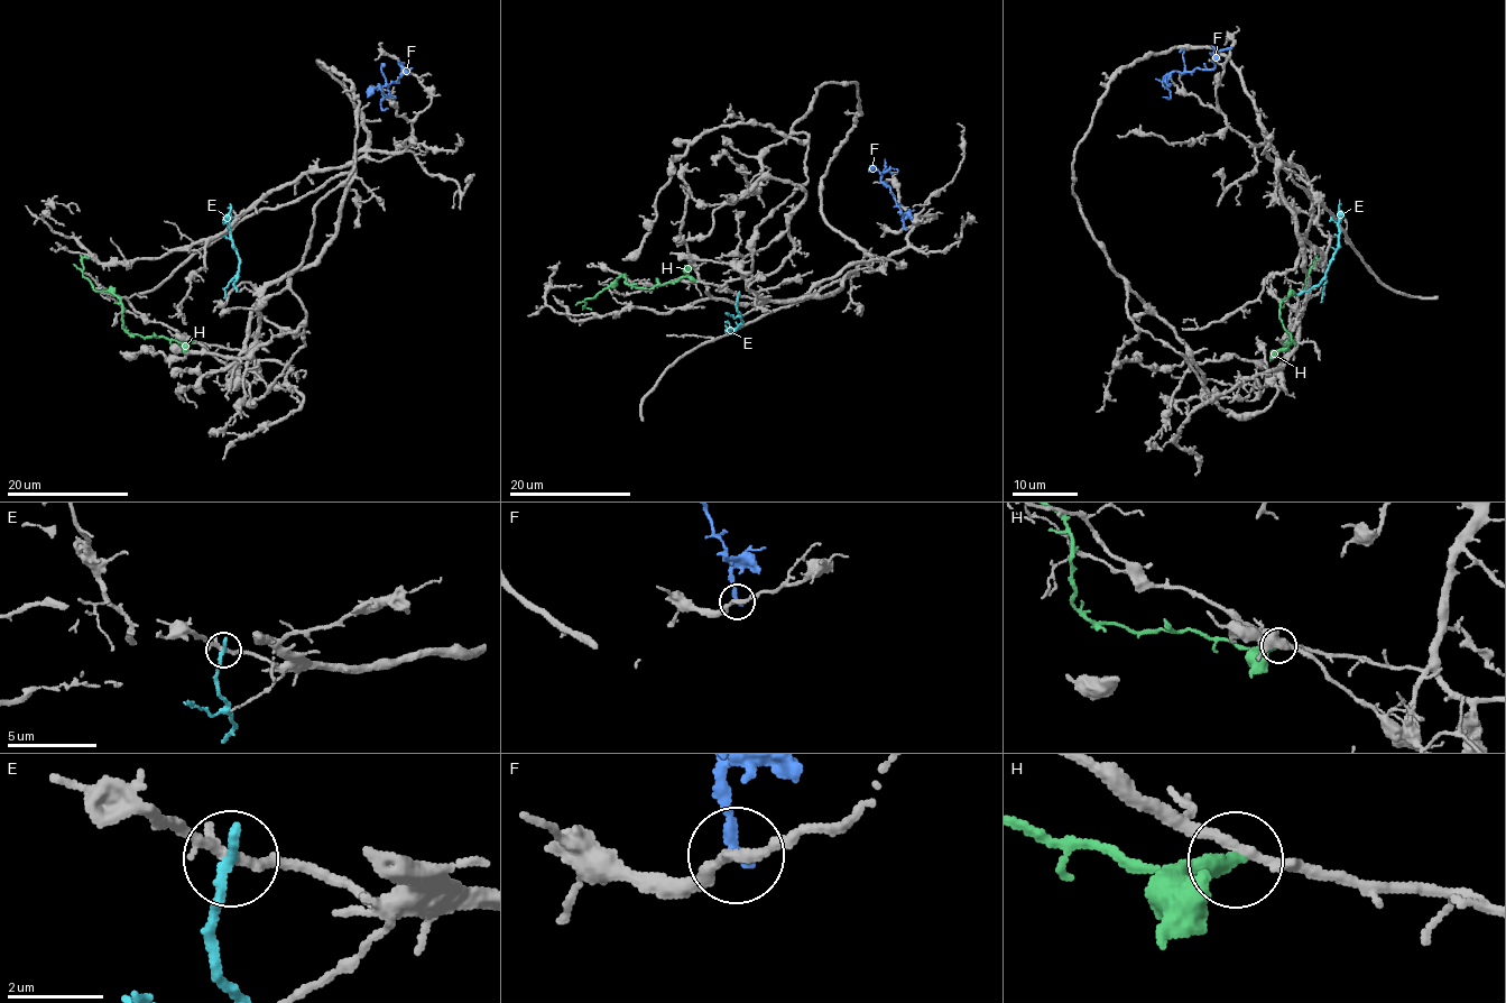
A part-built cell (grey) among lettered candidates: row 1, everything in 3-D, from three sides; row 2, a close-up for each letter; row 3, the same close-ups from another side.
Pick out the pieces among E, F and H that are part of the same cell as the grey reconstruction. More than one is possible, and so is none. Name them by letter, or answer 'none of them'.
none of them

